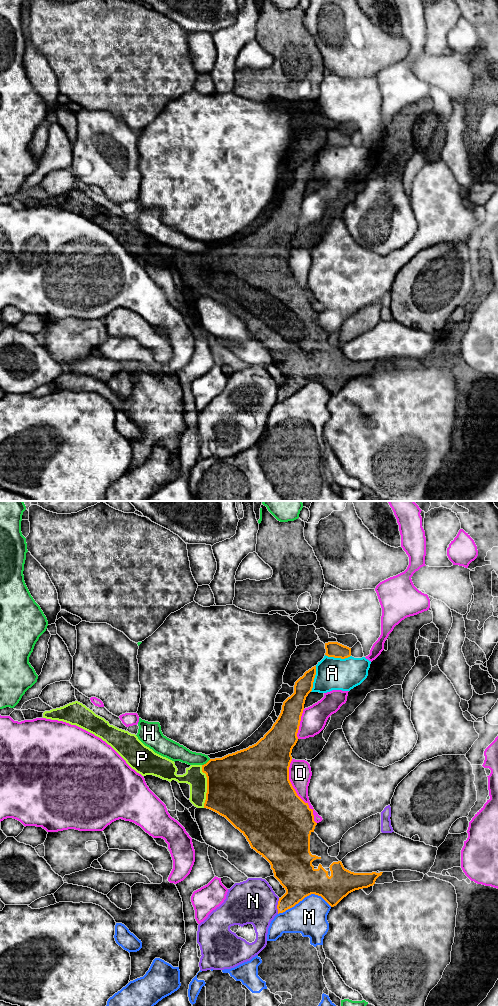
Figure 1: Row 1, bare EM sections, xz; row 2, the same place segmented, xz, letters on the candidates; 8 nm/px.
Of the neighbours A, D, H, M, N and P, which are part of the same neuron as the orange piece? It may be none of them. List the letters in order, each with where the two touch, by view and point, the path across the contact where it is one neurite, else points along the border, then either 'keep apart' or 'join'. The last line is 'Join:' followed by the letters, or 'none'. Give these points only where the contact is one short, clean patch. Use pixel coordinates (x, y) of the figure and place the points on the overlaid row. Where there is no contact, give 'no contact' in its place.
A: meets orange in xz at (338, 657); keep apart
D: meets orange in xz at (295, 791); keep apart
H: meets orange in xz at (207, 762); keep apart
M: meets orange in xz at (304, 897); keep apart
N: meets orange in xz at (277, 906); keep apart
P: meets orange in xz at (207, 786); runs through xz (238, 785), (207, 786), (197, 776), (194, 776); join
Join: P

